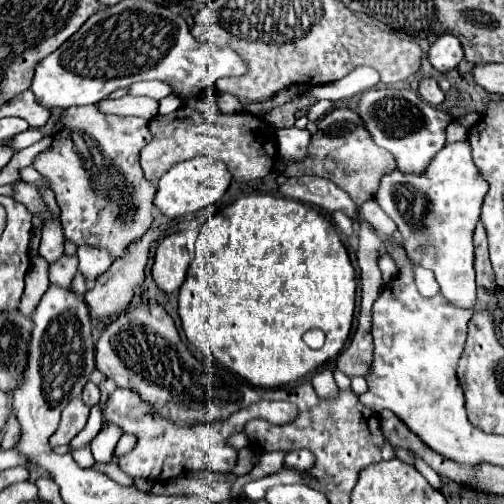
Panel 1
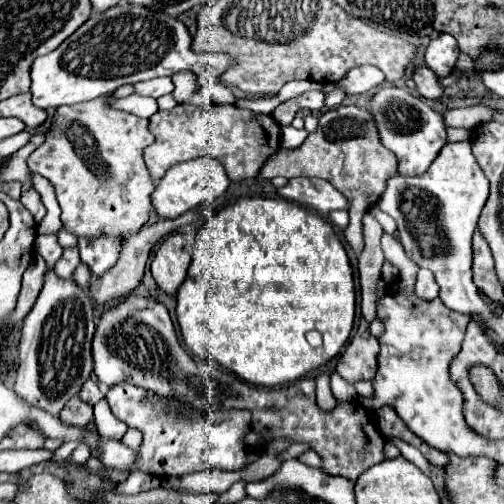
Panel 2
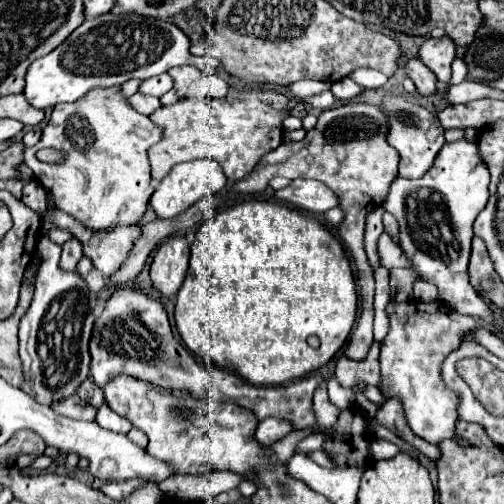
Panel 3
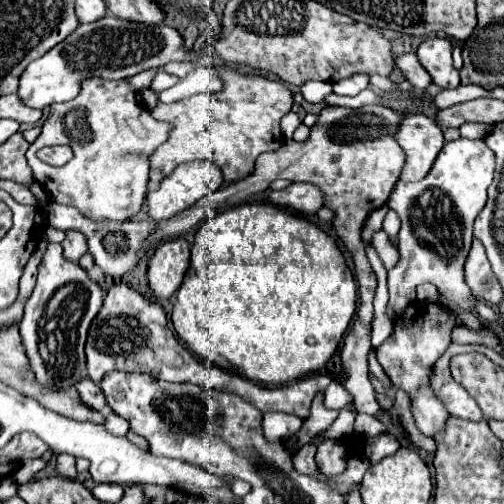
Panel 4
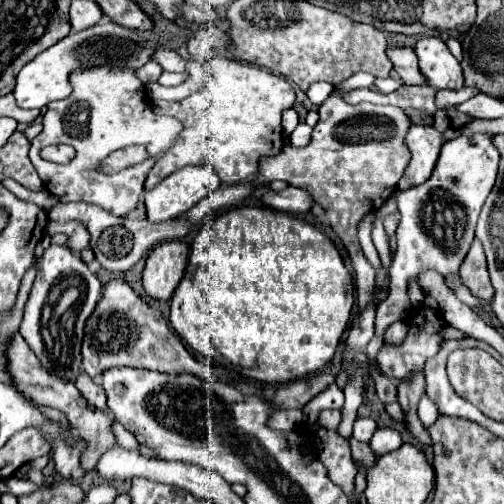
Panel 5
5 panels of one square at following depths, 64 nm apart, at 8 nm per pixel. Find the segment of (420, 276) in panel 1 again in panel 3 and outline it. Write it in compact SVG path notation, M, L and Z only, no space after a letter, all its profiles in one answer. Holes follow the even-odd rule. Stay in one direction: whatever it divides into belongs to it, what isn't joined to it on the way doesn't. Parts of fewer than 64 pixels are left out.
M418 278L414 282L414 298L422 302L434 302L438 298L438 288L434 284L428 284L424 278Z

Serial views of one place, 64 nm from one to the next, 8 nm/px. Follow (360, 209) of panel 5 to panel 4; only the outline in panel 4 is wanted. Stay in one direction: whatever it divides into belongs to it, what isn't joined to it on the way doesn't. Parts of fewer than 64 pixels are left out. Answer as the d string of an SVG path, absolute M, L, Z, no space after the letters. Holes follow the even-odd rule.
M326 106L320 112L318 122L310 128L310 136L302 144L298 144L294 140L286 140L280 146L280 150L258 156L254 172L250 176L246 176L244 180L238 180L234 184L228 184L228 186L204 196L192 208L188 208L168 220L160 220L158 222L160 228L156 228L156 236L152 236L152 240L148 240L148 244L144 244L144 248L140 248L138 260L148 252L148 248L158 244L160 240L176 238L182 232L188 232L192 226L200 224L202 212L208 206L222 208L222 206L240 204L246 196L264 192L276 178L286 178L290 182L314 182L324 192L326 202L328 202L326 206L336 212L332 226L336 230L336 234L340 236L340 240L344 242L346 250L352 254L354 266L356 266L360 306L358 306L358 316L356 316L352 328L348 330L348 334L344 338L344 348L342 348L342 368L348 374L344 388L354 396L356 412L374 416L380 410L380 406L374 398L374 388L368 380L366 356L372 348L370 324L372 324L372 316L374 316L372 300L376 294L376 274L368 262L364 244L360 240L360 232L362 232L366 216L372 210L386 204L396 180L400 178L400 172L404 166L404 152L394 140L398 124L400 124L400 116L394 110L384 108L384 106L362 106L358 110Z

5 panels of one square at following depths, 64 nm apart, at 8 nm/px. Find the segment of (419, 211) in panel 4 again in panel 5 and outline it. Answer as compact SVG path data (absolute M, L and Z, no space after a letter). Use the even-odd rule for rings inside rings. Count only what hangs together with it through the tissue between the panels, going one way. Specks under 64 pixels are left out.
M462 134L442 146L436 168L424 184L412 186L410 190L394 192L402 220L396 230L398 246L394 262L388 270L390 296L376 308L376 334L382 334L390 324L408 316L412 309L408 286L410 282L418 282L420 272L436 270L444 278L448 278L450 274L458 274L460 264L474 240L474 228L482 204L496 182L498 160L500 154L492 144L492 136Z

